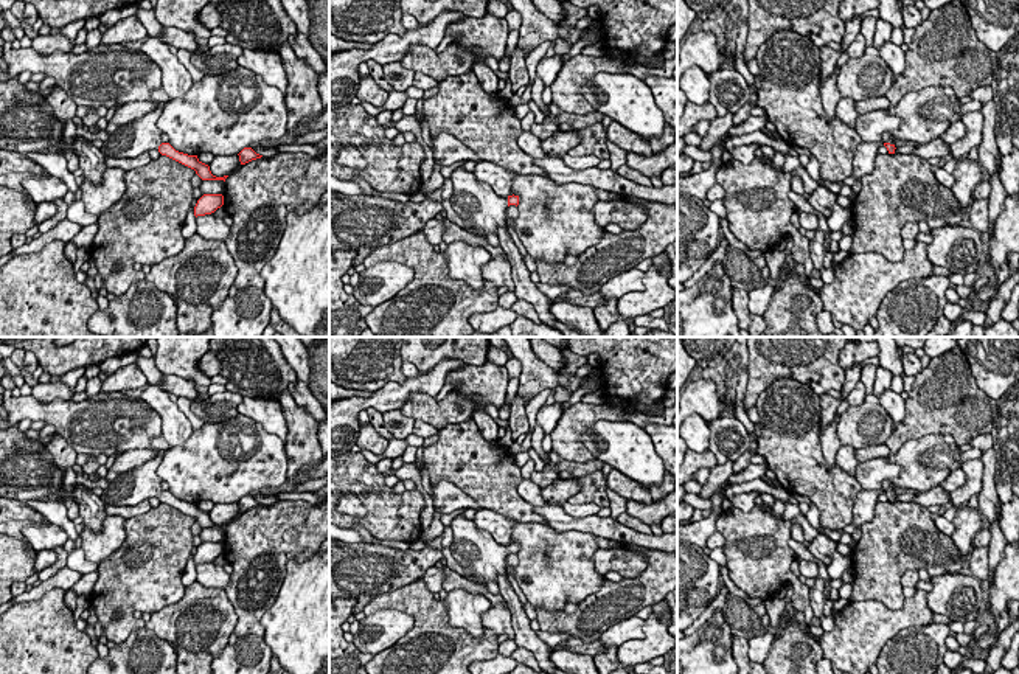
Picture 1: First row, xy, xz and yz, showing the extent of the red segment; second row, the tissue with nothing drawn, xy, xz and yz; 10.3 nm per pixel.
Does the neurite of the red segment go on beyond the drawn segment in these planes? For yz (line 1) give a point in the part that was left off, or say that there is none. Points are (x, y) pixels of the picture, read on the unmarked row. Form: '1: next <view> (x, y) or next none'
1: next yz (925, 463)

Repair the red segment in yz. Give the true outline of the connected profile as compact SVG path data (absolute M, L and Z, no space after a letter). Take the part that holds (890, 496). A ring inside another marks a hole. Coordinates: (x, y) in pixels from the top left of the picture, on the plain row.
M926 435L907 441L896 453L890 453L889 463L901 466L896 478L890 478L892 488L884 491L889 502L895 502L895 488L929 491L960 467L960 450L951 435Z

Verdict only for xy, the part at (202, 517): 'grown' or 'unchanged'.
grown

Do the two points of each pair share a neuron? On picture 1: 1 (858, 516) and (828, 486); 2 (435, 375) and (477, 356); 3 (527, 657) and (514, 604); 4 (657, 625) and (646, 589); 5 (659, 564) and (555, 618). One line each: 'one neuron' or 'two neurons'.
1: two neurons
2: two neurons
3: two neurons
4: two neurons
5: one neuron

